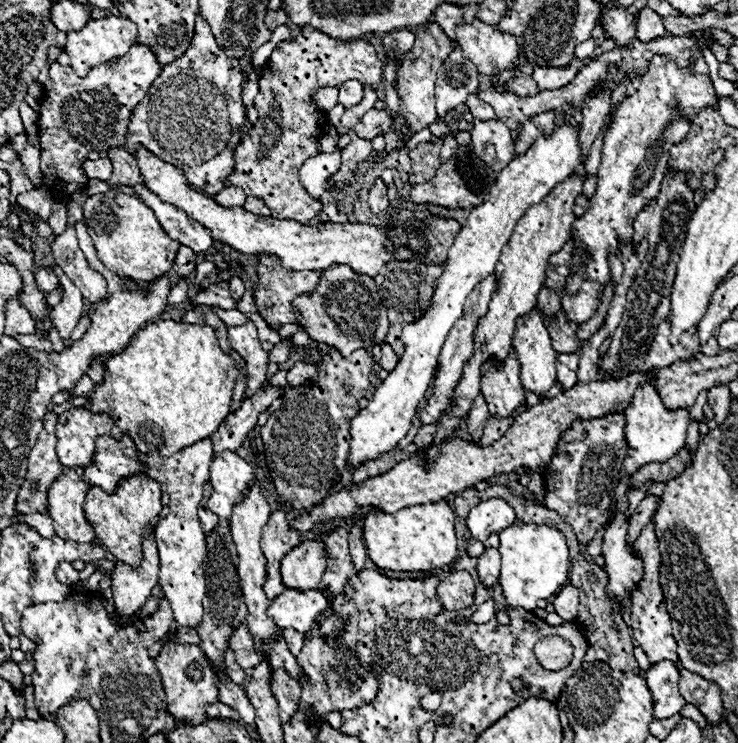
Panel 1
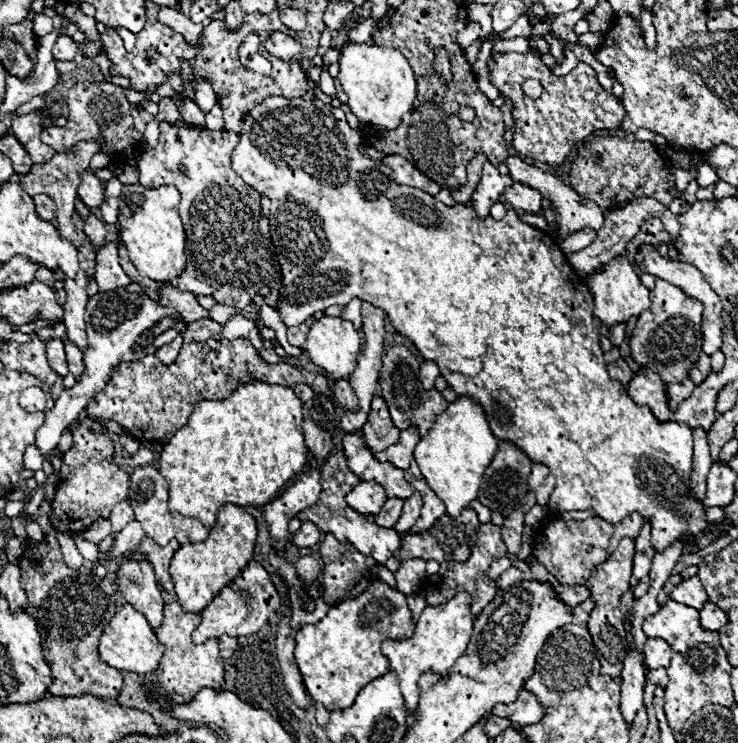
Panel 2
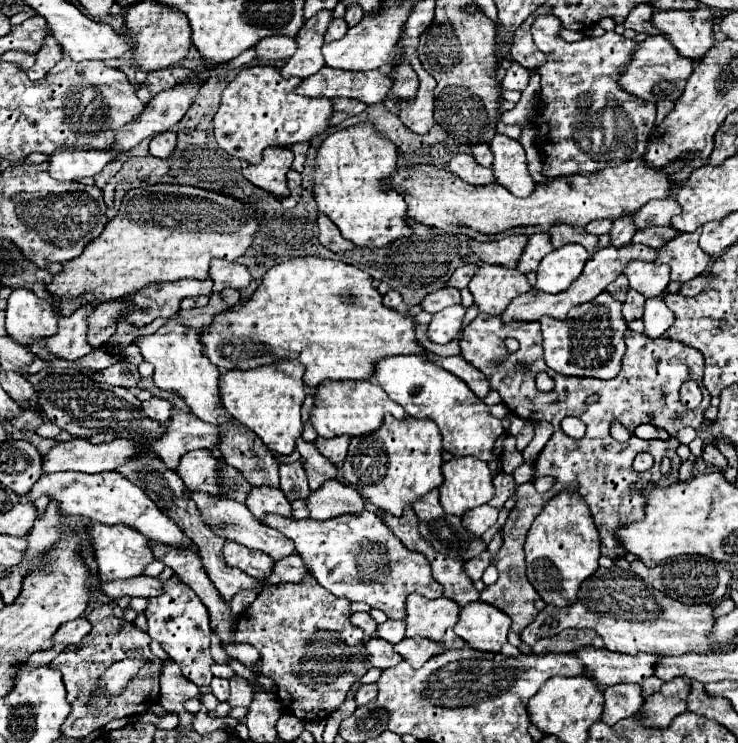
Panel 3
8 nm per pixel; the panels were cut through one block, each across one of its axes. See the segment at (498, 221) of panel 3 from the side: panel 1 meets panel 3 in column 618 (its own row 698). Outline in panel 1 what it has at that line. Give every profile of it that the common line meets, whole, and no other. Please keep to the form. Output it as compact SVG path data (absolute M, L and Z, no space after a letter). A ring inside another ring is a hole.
M168 642L162 646L160 654L154 658L156 668L160 672L164 690L166 690L166 704L170 714L176 720L190 720L190 722L204 722L206 720L206 706L218 702L218 676L200 650L200 646L186 646L178 642Z

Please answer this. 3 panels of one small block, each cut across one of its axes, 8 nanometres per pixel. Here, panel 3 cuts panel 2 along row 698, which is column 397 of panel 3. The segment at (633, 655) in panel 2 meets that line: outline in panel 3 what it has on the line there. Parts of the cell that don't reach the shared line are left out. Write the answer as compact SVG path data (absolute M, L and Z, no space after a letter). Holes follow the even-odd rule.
M386 620L384 624L378 624L380 638L390 638L390 644L398 644L404 640L404 622L402 620Z

